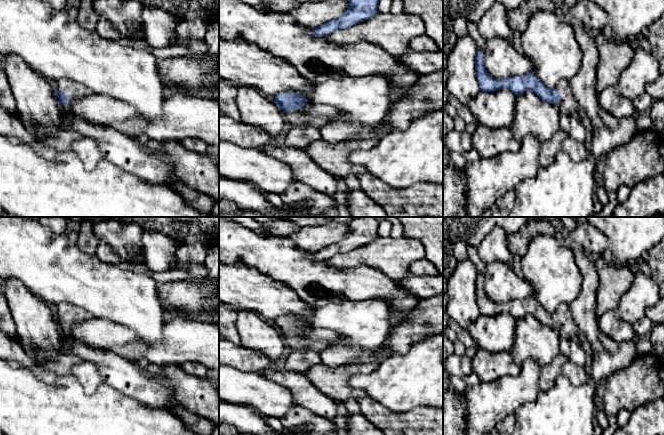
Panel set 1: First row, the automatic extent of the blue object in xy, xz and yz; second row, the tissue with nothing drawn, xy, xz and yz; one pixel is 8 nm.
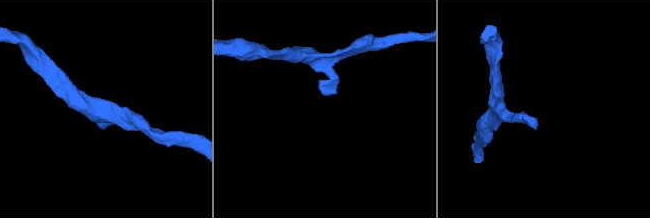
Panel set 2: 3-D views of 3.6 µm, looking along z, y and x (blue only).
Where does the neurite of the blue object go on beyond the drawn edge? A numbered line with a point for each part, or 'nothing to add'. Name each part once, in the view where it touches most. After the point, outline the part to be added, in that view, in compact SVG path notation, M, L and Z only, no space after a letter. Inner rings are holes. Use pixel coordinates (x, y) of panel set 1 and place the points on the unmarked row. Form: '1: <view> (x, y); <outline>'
1: xy (74, 314); M61 303L54 309L59 315L66 316L69 320L70 325L63 330L64 334L70 333L72 325L79 323L84 318L84 312L71 304Z

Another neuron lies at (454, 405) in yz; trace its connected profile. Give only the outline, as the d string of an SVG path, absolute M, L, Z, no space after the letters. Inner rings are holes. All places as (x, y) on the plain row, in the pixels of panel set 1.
M453 389L443 393L443 435L465 435L467 399Z

